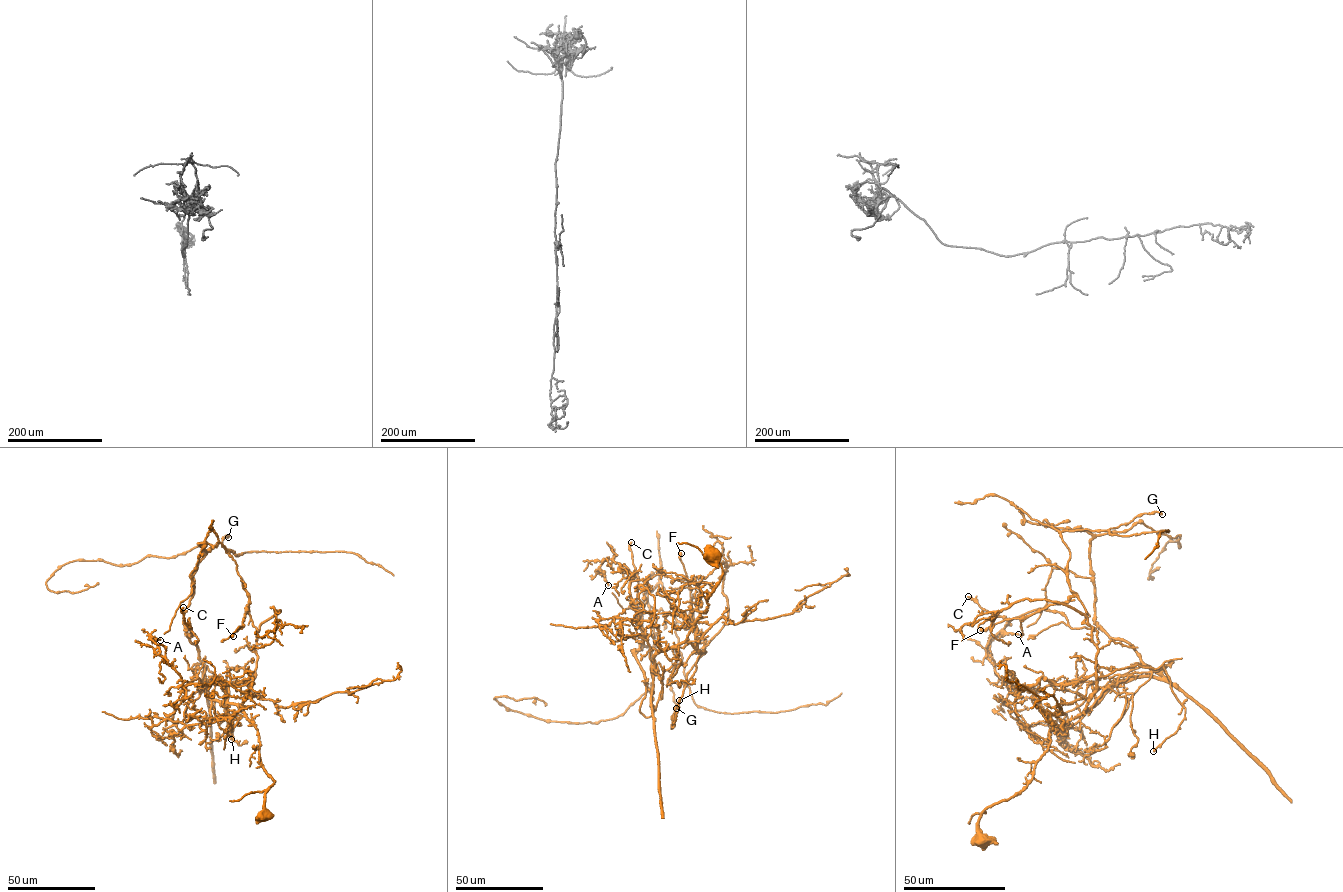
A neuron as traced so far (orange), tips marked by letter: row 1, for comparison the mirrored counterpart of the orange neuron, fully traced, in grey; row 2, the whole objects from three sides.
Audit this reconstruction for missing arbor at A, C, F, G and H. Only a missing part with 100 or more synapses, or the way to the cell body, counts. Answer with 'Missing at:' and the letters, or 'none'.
Missing at: none

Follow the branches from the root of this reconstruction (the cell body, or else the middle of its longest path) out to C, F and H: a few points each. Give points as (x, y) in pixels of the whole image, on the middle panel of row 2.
C: (712, 555), (722, 576), (707, 610), (683, 641), (649, 651), (651, 691), (636, 656), (643, 632), (631, 542)
F: (712, 555), (714, 551), (722, 576), (687, 638), (704, 652), (706, 640), (699, 642), (694, 631), (681, 553)
H: (712, 555), (714, 551), (722, 576), (687, 636), (701, 653), (675, 708), (672, 727), (679, 700)

